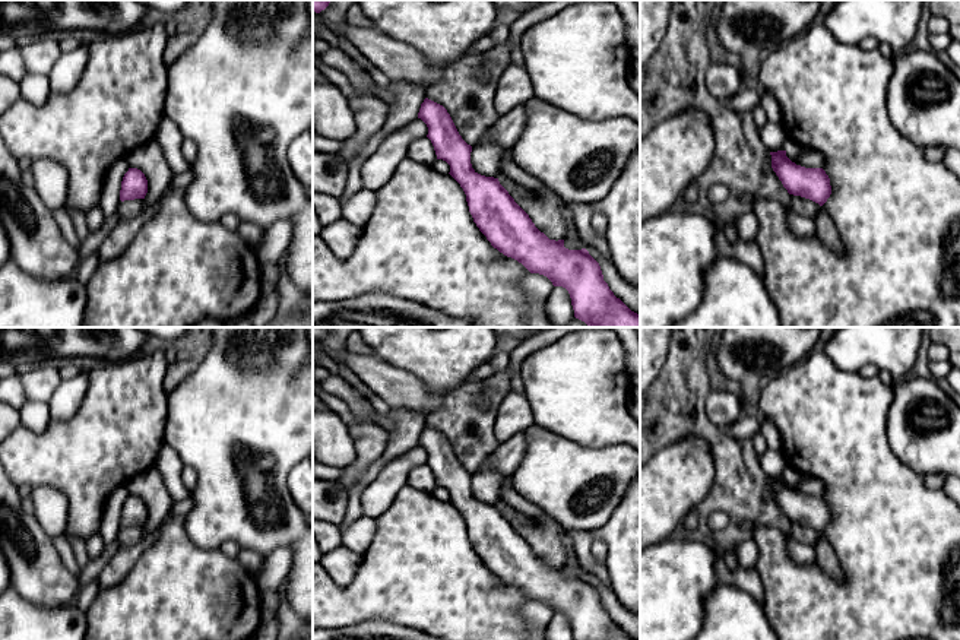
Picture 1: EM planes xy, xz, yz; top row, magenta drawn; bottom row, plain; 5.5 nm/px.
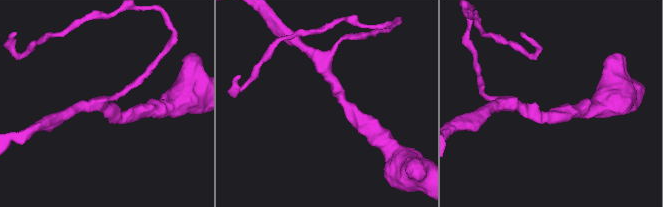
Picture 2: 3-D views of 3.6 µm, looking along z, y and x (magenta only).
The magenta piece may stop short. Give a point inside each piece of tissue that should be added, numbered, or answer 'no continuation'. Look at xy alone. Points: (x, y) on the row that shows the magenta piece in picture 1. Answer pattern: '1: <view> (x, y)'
no continuation

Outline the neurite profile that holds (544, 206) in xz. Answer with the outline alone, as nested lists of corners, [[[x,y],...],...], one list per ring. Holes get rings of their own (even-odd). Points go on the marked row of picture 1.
[[[504,174],[497,178],[541,232],[555,241],[567,238],[567,224],[561,213],[563,200],[555,191],[525,188]]]

